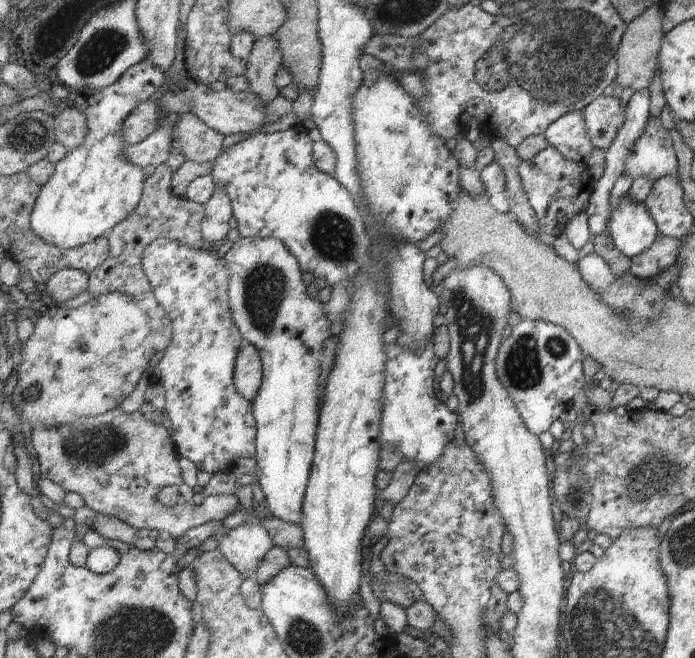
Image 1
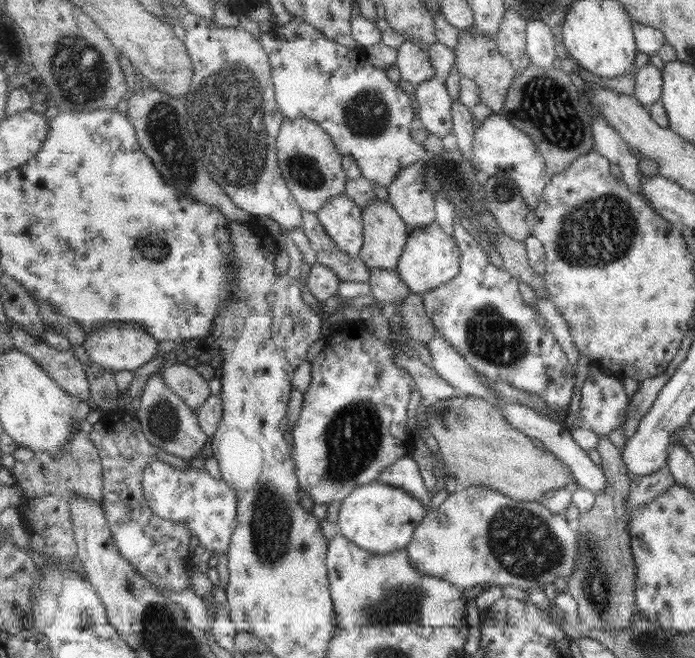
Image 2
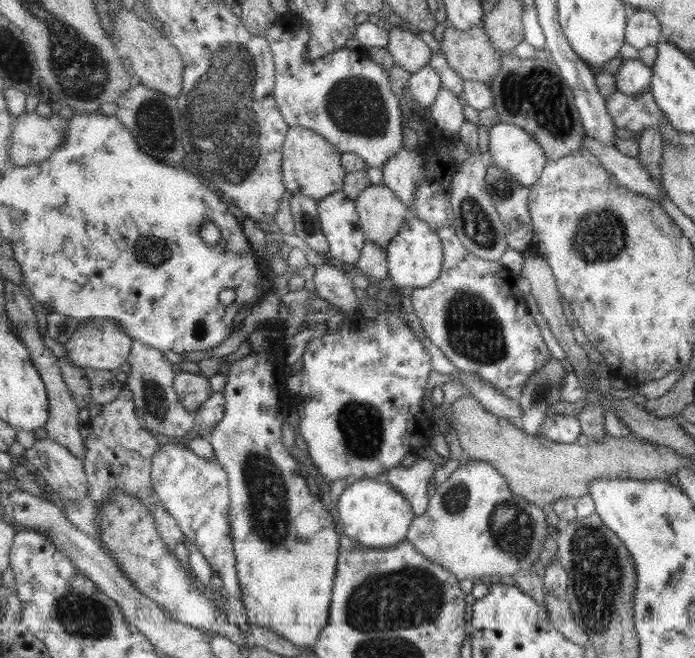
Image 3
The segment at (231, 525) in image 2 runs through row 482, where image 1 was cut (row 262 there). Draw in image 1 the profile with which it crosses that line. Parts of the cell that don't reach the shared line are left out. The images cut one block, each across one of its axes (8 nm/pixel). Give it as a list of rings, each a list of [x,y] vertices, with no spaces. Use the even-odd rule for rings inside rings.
[[[163,238],[157,240],[151,244],[145,253],[145,258],[143,260],[143,269],[146,271],[147,277],[150,279],[151,285],[153,286],[155,298],[157,298],[159,304],[163,306],[163,310],[166,310],[167,314],[170,314],[171,322],[173,322],[173,334],[171,334],[171,344],[169,348],[159,354],[157,362],[157,378],[155,381],[163,386],[165,389],[165,397],[167,402],[167,412],[169,412],[169,418],[171,418],[171,423],[173,424],[173,435],[174,444],[177,447],[178,454],[181,458],[187,458],[191,460],[197,469],[206,471],[211,475],[217,474],[219,472],[237,472],[235,467],[235,462],[241,460],[241,458],[254,458],[256,459],[257,447],[256,440],[258,434],[257,422],[254,414],[254,404],[249,402],[249,400],[243,398],[237,390],[235,385],[235,370],[237,360],[240,354],[240,350],[245,344],[245,339],[242,336],[242,332],[236,326],[235,318],[231,309],[230,304],[230,282],[229,270],[225,266],[225,256],[221,258],[216,252],[209,250],[195,250],[191,246],[183,246],[175,240],[169,238]]]

